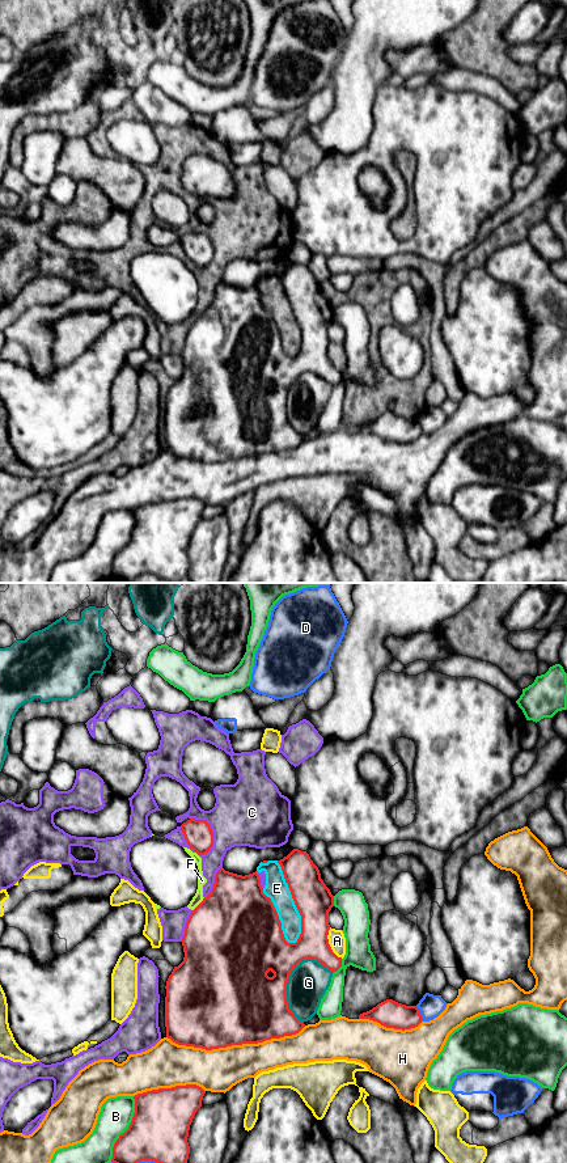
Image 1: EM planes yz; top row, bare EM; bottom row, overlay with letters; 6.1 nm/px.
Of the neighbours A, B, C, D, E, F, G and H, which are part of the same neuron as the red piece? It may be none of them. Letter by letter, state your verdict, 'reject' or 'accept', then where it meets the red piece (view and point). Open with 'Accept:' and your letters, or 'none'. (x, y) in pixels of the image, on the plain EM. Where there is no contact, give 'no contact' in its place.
Accept: none
A: reject; contact yz (329, 358)
B: reject; contact yz (127, 542)
C: reject; contact yz (211, 244)
D: reject; contact yz (419, 426)
E: reject; contact yz (295, 316)
F: reject; contact yz (199, 317)
G: reject; contact yz (286, 401)
H: reject; contact yz (236, 457)

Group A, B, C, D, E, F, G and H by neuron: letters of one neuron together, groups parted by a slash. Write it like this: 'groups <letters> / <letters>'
groups A / B / C E F / D / G / H

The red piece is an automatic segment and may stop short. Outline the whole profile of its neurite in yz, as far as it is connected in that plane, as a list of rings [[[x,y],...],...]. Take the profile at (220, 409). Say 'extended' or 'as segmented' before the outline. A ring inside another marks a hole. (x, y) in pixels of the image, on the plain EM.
as segmented | [[[293,262],[278,276],[301,329],[301,347],[297,355],[285,354],[278,325],[271,312],[263,306],[257,284],[242,289],[221,280],[216,286],[211,306],[191,323],[182,351],[183,375],[174,380],[166,394],[165,440],[166,451],[173,456],[212,464],[296,448],[305,437],[288,422],[287,396],[291,385],[306,372],[317,373],[333,386],[342,380],[342,371],[333,365],[327,352],[329,325],[334,320],[334,309],[321,292],[318,280],[306,265],[299,262]]]

